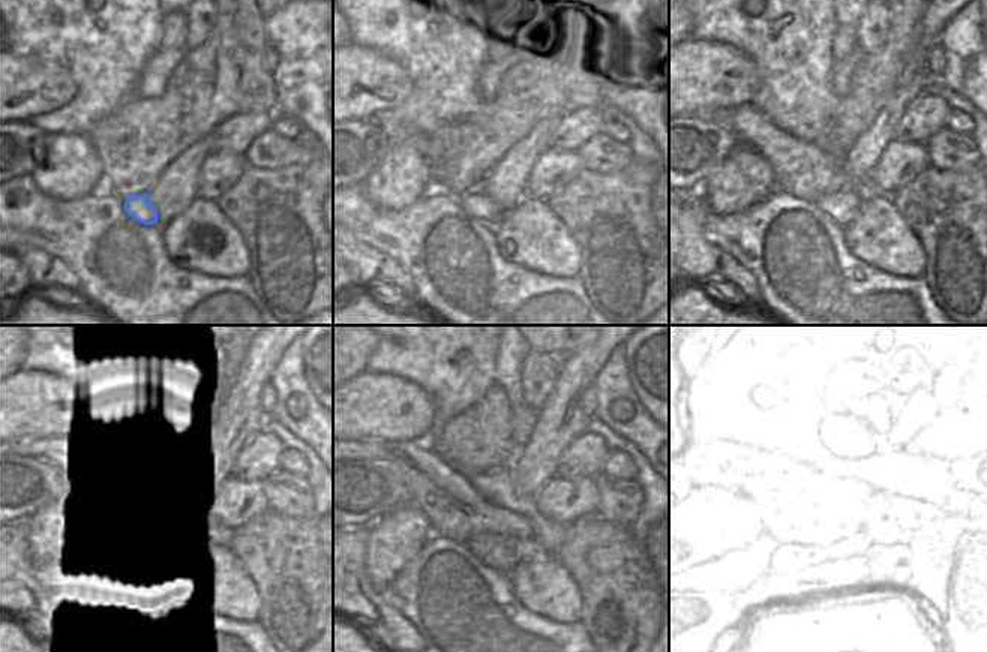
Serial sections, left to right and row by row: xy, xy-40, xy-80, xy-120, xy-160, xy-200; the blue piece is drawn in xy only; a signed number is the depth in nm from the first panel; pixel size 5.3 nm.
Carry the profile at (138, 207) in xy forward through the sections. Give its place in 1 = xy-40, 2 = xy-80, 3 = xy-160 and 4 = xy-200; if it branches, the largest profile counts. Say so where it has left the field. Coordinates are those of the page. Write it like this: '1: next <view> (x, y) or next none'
1: next xy-40 (476, 204)
2: next xy-80 (842, 206)
3: next xy-160 (525, 549)
4: next xy-200 (881, 555)

